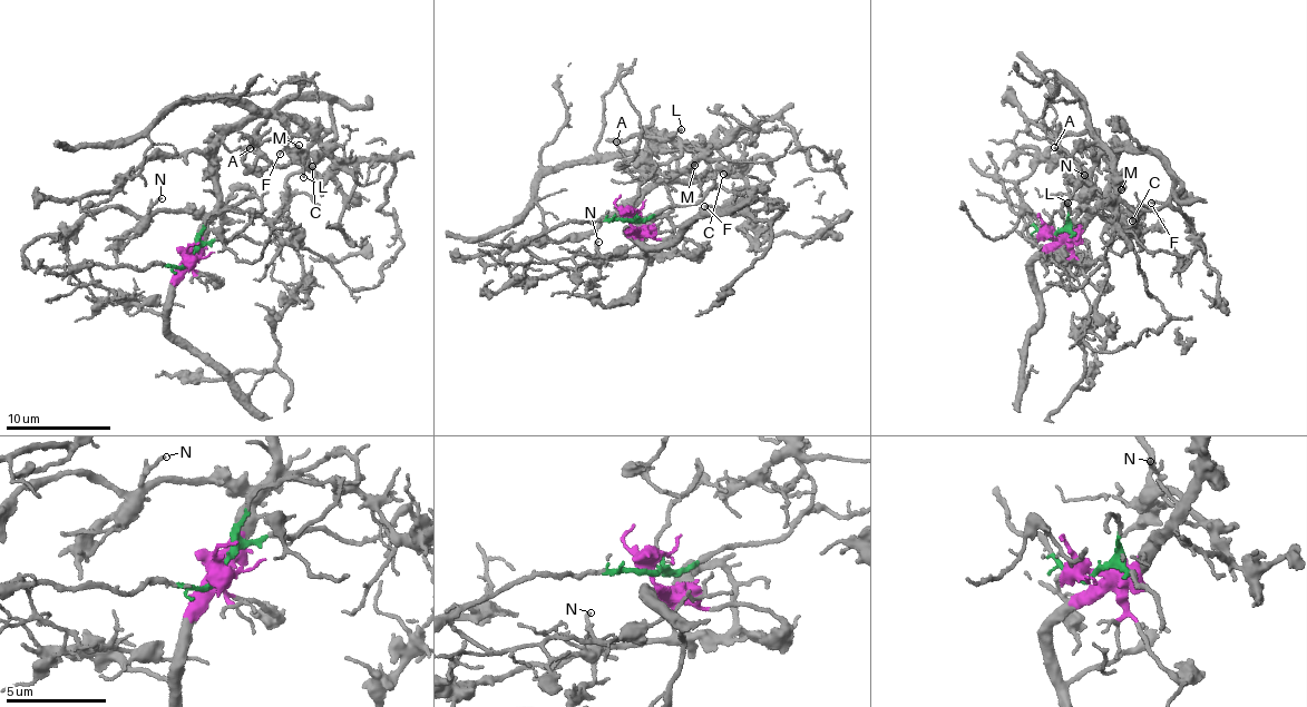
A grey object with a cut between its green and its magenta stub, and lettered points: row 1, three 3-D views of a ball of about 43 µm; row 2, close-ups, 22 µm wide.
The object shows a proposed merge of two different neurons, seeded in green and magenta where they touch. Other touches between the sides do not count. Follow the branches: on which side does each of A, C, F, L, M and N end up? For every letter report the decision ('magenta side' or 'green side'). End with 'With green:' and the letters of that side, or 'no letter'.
A: magenta side
C: magenta side
F: magenta side
L: magenta side
M: magenta side
N: magenta side
With green: no letter

